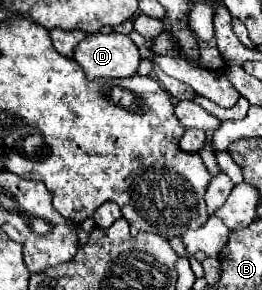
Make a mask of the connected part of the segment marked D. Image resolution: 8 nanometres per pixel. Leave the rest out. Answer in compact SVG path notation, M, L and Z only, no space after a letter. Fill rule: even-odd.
M111 32L107 36L105 34L87 34L87 38L77 44L73 58L81 64L87 78L129 78L129 76L137 74L139 62L141 62L137 44L129 36L117 34L117 32Z

